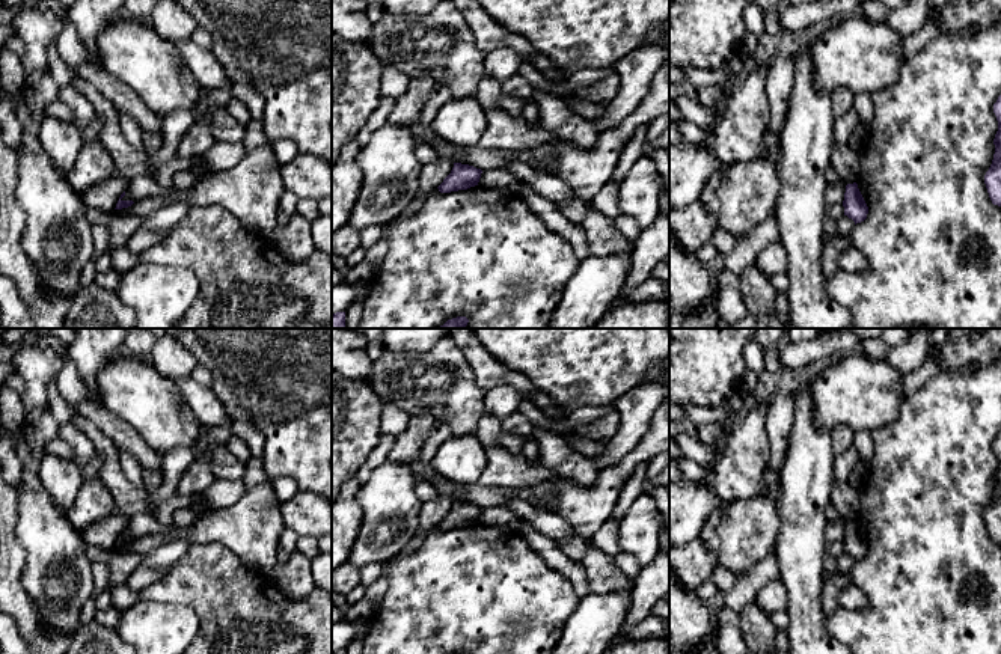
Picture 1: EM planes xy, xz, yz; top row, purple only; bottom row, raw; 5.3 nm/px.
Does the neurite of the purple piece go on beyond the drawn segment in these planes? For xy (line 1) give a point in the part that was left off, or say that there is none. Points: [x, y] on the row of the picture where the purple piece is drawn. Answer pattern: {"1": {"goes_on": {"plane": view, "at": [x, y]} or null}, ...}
{"1": {"goes_on": null}}

